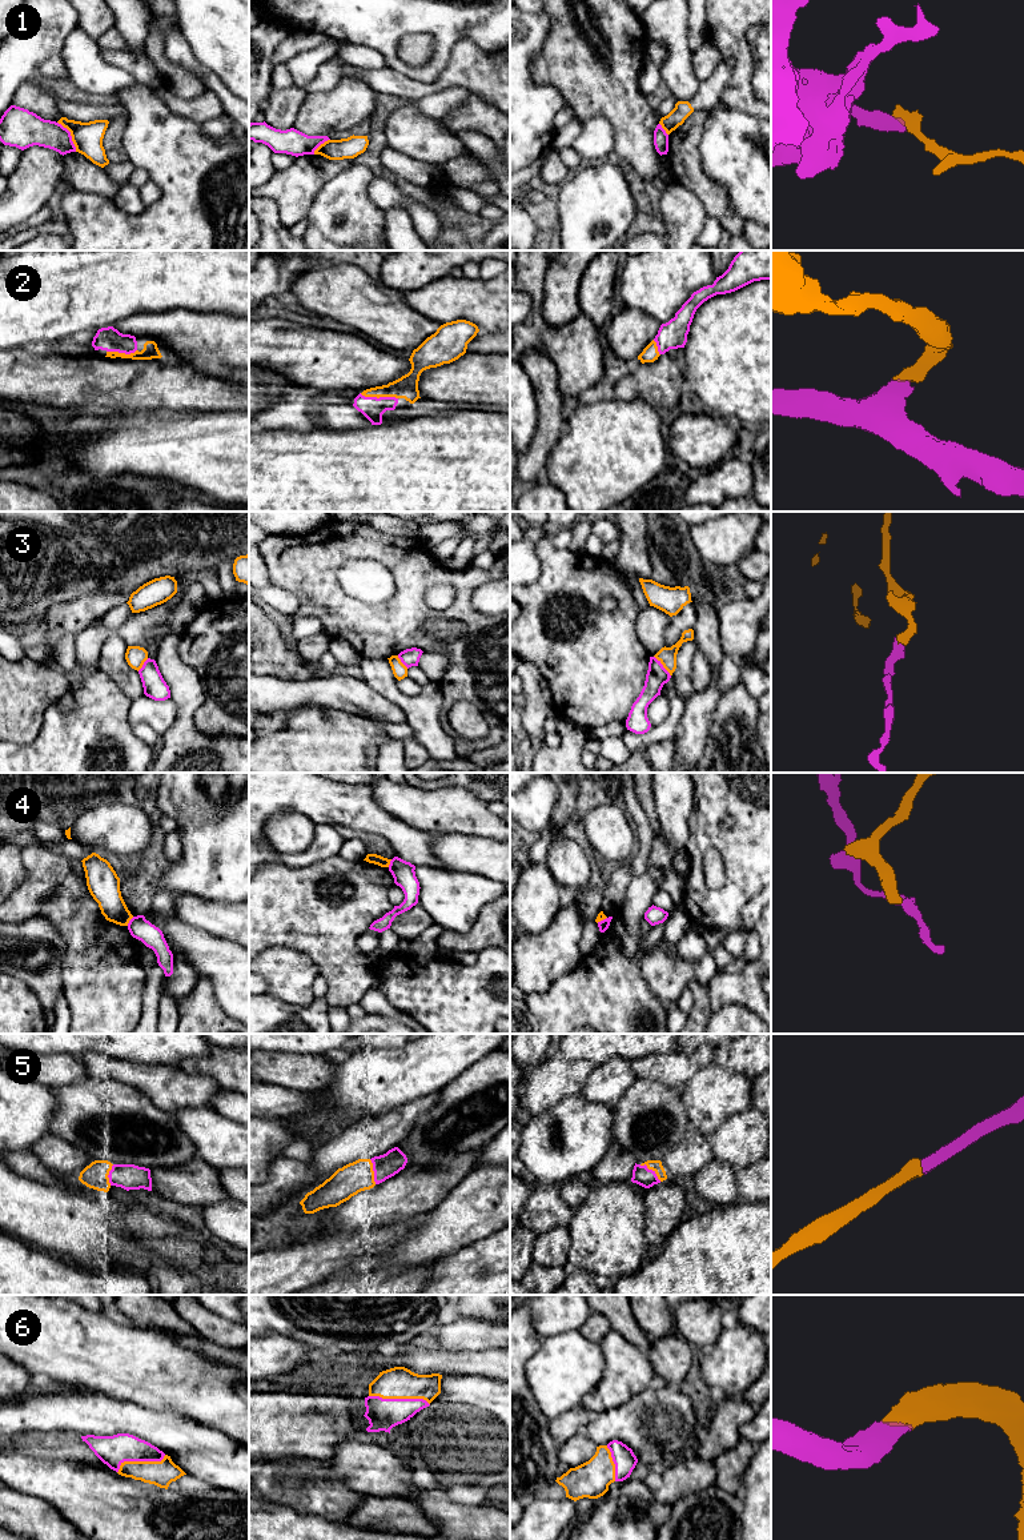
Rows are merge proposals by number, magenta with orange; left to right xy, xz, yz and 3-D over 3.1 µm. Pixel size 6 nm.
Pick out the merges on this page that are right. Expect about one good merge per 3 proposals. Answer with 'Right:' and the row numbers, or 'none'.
Right: 2, 5, 6

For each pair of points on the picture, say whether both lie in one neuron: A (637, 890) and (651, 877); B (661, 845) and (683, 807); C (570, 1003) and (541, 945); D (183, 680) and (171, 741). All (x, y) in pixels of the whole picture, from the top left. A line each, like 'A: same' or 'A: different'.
A: same
B: same
C: different
D: same

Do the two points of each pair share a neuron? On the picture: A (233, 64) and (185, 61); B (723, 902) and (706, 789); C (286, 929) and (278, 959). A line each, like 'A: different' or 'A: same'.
A: different
B: same
C: different

